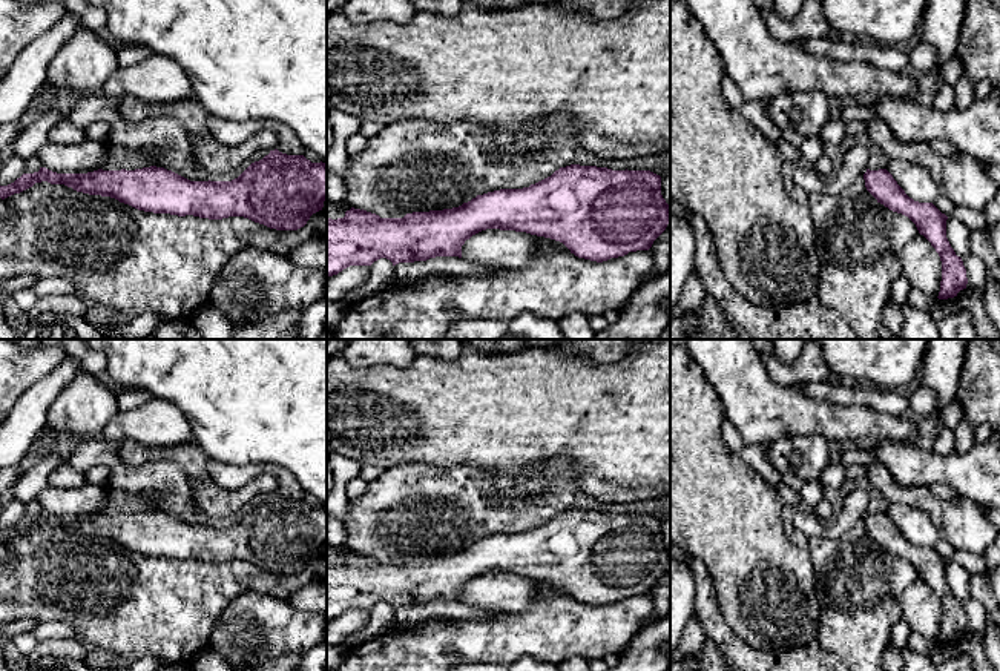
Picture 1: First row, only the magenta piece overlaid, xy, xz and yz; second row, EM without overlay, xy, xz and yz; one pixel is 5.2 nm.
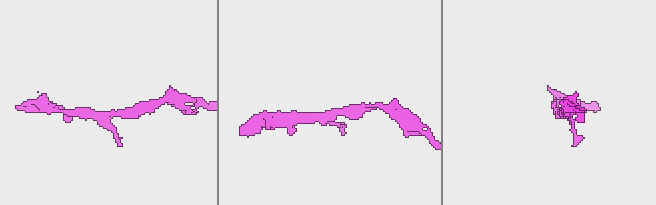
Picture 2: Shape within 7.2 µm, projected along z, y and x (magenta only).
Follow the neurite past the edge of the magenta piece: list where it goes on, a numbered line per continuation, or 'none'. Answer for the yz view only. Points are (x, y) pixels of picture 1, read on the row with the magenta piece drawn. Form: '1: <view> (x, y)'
none

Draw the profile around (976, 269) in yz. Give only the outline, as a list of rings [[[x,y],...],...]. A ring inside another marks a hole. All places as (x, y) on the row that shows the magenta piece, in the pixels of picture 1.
[[[971,252],[966,256],[963,256],[962,261],[966,269],[966,289],[977,292],[983,298],[988,279],[986,264],[982,261],[982,258]]]

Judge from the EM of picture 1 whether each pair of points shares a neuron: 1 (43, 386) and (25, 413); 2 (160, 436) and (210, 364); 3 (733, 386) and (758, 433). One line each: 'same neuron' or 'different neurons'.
1: same neuron
2: different neurons
3: same neuron

